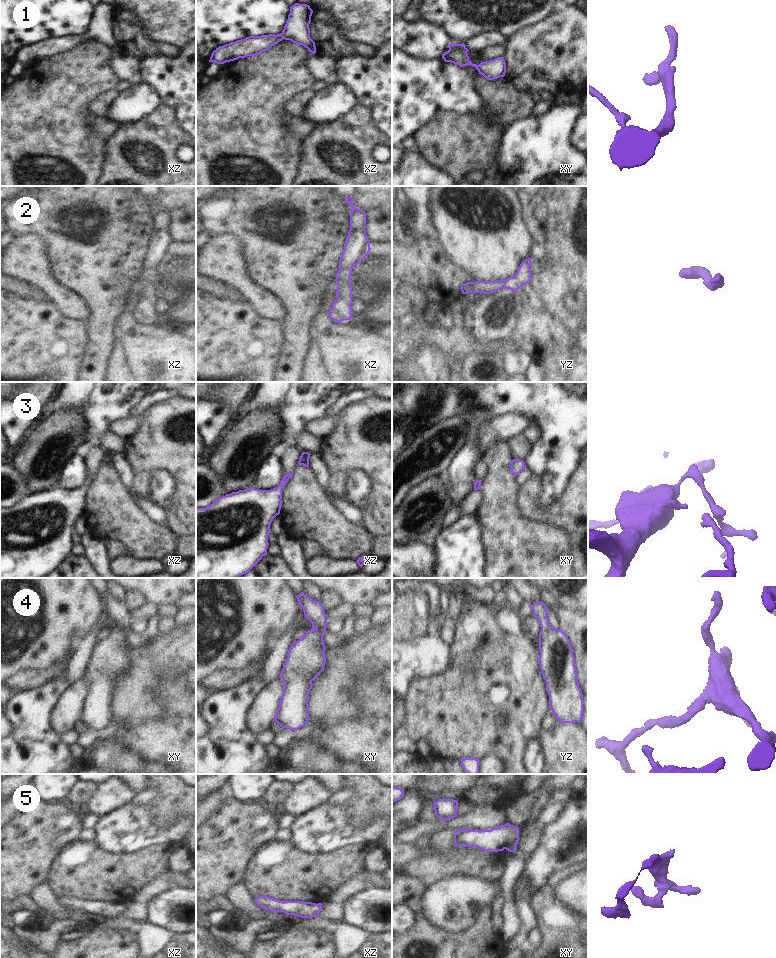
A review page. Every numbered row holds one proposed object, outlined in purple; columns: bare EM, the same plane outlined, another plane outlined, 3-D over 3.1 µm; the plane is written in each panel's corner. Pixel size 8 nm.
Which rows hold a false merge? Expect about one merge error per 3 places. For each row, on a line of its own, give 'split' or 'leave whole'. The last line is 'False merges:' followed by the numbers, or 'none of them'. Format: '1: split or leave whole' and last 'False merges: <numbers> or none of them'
1: leave whole
2: leave whole
3: leave whole
4: leave whole
5: leave whole
False merges: none of them

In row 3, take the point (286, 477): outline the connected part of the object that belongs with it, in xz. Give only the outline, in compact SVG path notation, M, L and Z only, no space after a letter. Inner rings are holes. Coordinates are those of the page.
M293 473L284 475L280 484L271 490L251 487L226 494L205 508L196 508L196 578L238 578L267 555L270 524L280 514L282 489Z

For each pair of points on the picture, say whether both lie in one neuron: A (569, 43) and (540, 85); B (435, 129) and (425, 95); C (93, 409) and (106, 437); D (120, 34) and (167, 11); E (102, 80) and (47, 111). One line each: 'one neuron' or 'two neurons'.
A: two neurons
B: two neurons
C: two neurons
D: one neuron
E: one neuron

